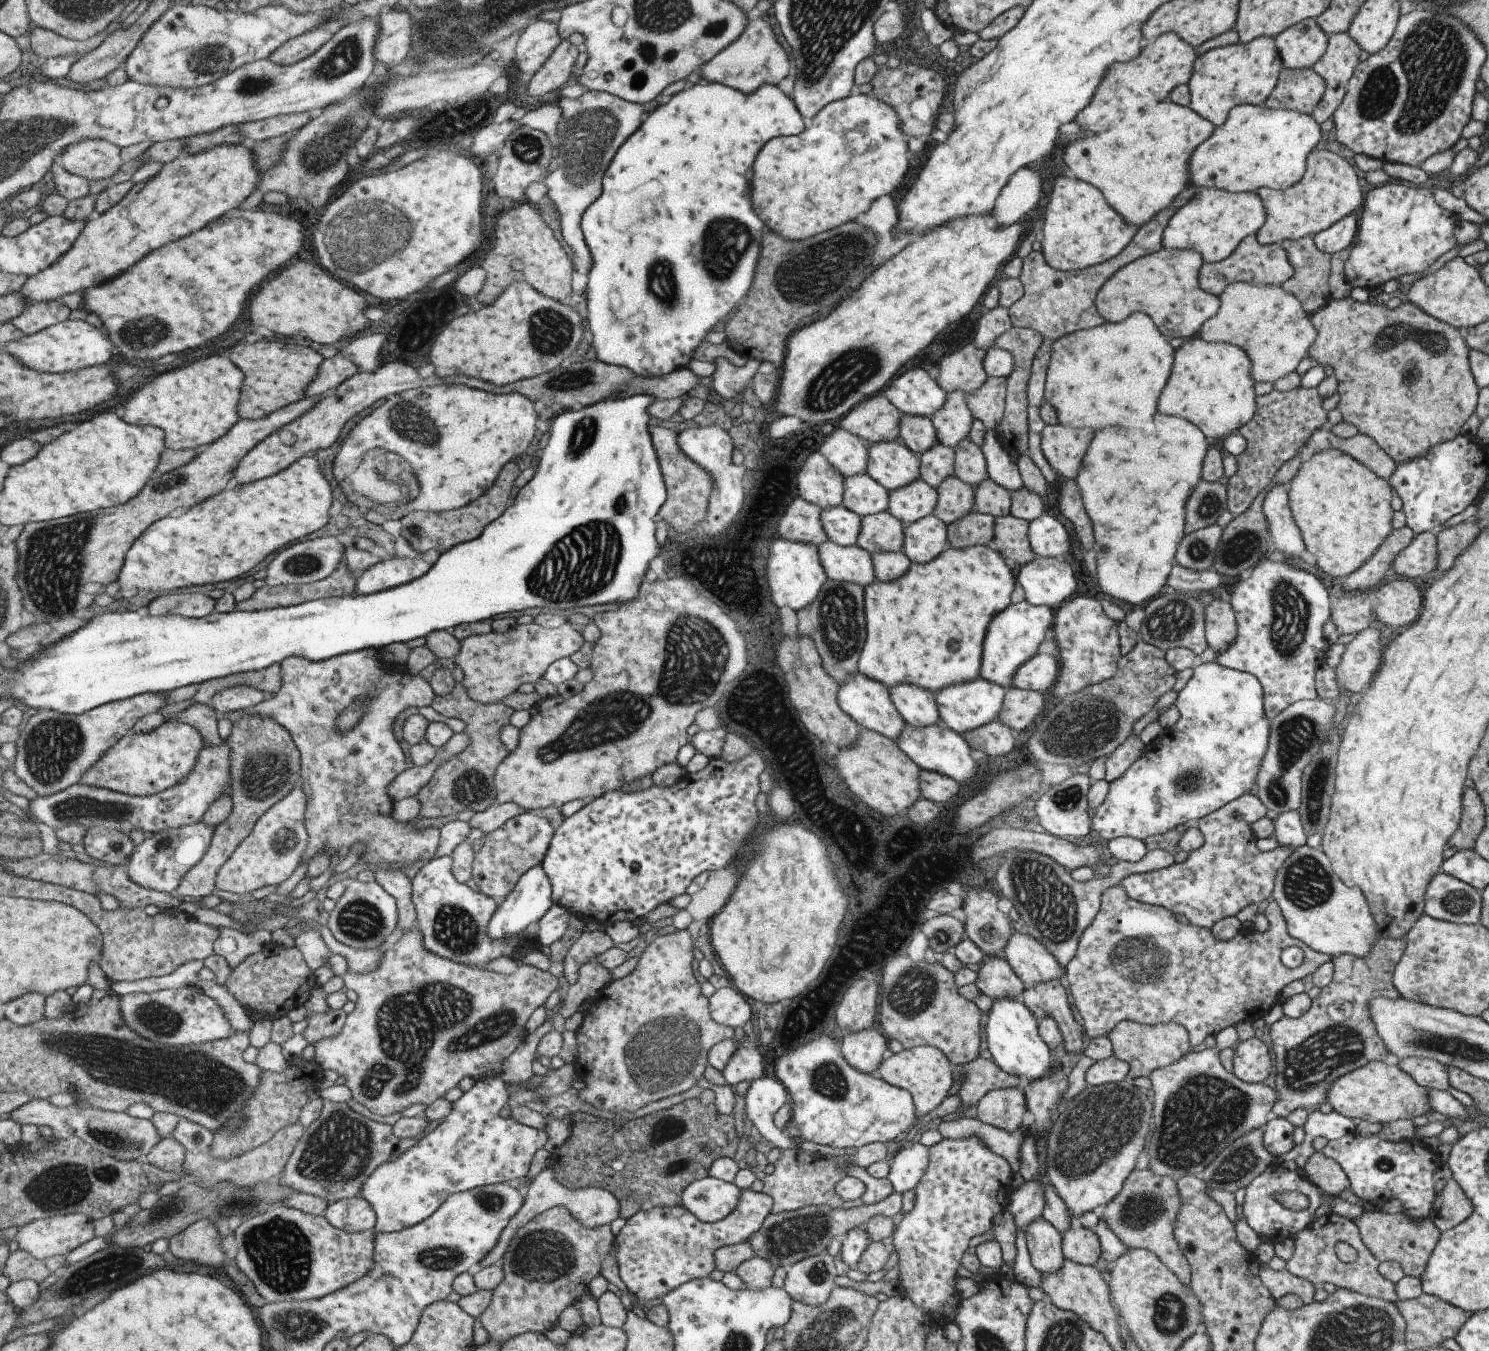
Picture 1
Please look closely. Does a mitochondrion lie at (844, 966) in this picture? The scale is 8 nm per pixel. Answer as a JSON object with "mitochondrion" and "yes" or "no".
{"mitochondrion":"no"}

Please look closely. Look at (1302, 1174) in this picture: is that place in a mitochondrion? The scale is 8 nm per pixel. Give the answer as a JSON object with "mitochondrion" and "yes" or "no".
{"mitochondrion":"no"}

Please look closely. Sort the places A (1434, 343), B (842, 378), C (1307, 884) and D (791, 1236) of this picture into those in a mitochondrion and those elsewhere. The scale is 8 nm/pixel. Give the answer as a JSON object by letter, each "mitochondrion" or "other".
{"A":"mitochondrion","B":"mitochondrion","C":"mitochondrion","D":"mitochondrion"}

